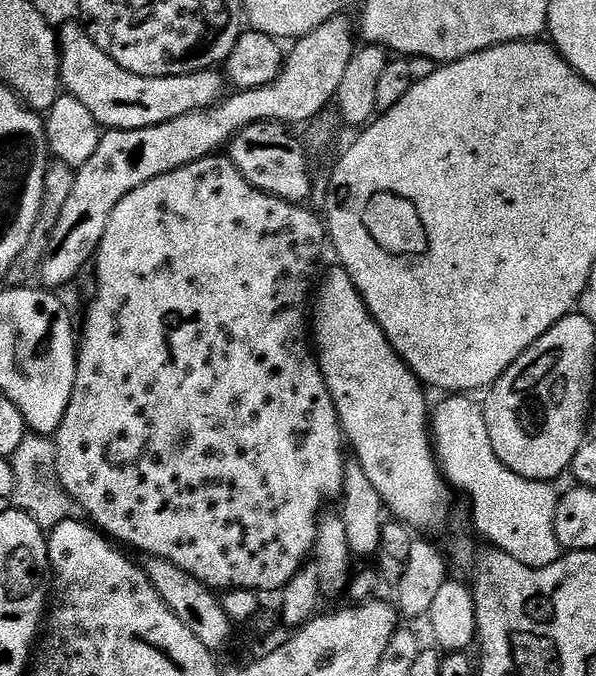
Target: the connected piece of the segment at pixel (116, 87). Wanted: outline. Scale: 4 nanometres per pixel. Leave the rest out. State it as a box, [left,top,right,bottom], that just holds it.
[58,22,222,130]

